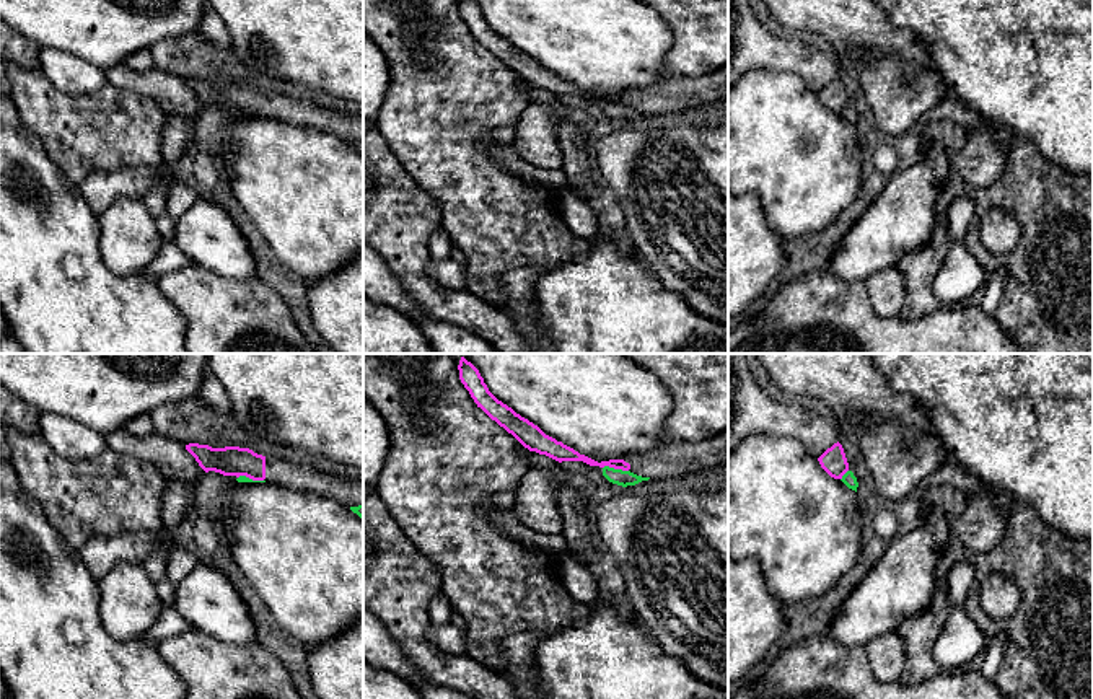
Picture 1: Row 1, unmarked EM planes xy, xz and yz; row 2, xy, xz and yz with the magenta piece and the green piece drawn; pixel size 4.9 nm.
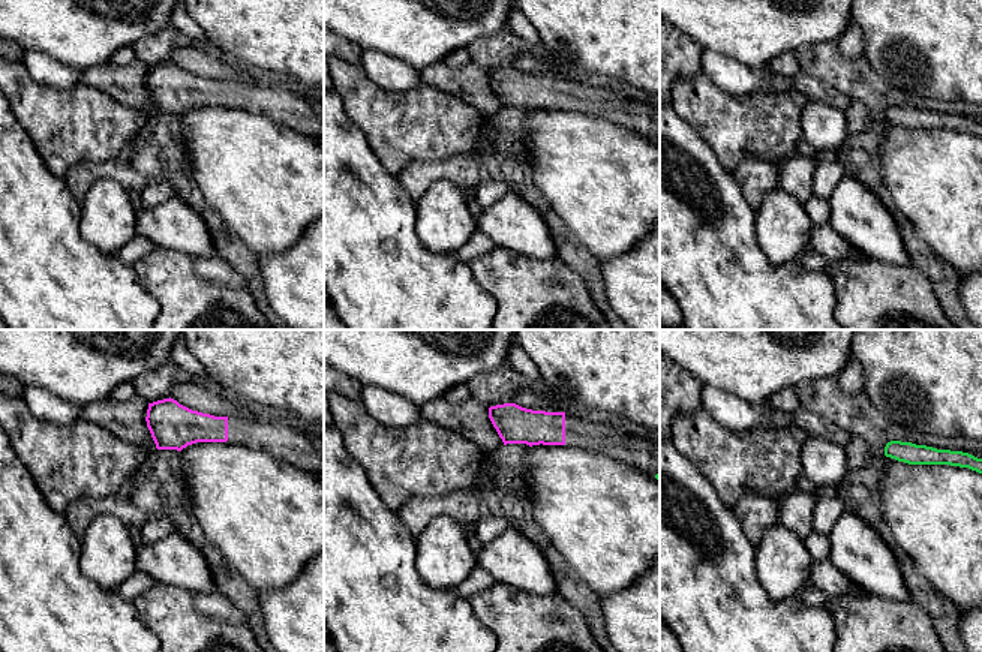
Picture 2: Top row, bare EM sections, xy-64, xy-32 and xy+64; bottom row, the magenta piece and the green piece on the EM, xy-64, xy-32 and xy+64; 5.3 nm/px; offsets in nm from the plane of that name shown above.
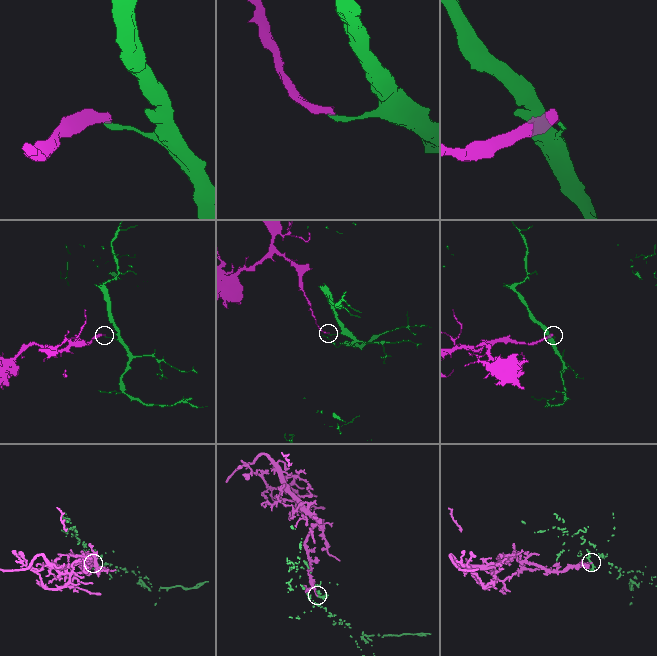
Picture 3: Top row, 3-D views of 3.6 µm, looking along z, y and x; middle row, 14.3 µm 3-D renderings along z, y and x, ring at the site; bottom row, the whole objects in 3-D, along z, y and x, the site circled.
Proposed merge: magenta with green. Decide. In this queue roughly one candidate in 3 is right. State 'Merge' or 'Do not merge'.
Do not merge

